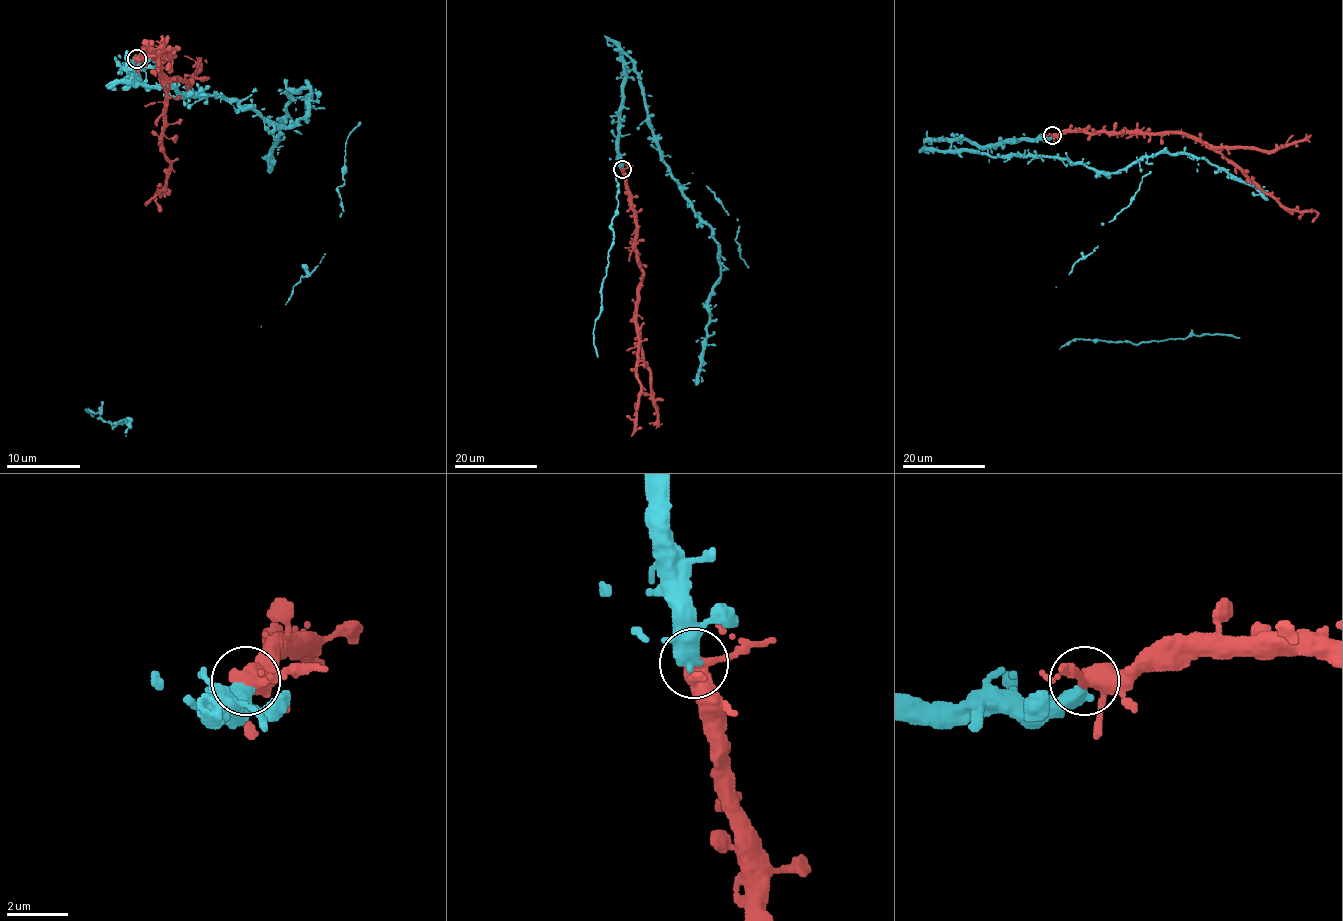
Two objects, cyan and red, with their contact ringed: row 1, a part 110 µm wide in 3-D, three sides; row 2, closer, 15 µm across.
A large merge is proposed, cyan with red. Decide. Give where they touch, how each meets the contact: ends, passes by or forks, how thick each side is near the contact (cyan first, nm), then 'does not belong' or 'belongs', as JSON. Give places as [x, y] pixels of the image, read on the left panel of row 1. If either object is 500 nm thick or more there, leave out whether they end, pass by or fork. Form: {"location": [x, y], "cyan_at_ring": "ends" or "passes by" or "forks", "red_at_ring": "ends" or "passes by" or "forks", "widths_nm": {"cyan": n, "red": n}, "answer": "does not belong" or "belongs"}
{"location": [137, 58], "cyan_at_ring": "ends", "red_at_ring": "forks", "widths_nm": {"cyan": 480, "red": 340}, "answer": "belongs"}

